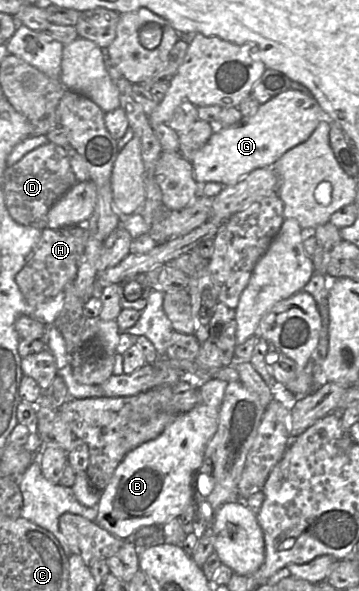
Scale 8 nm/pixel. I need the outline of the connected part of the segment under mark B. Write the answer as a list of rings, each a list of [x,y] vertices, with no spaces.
[[[210,377],[201,386],[201,401],[190,411],[180,414],[155,439],[147,441],[129,452],[117,466],[103,491],[97,505],[98,514],[94,520],[103,529],[121,540],[132,539],[141,527],[163,526],[173,518],[179,518],[194,500],[194,477],[199,472],[206,447],[219,425],[219,410],[223,403],[228,382]]]

